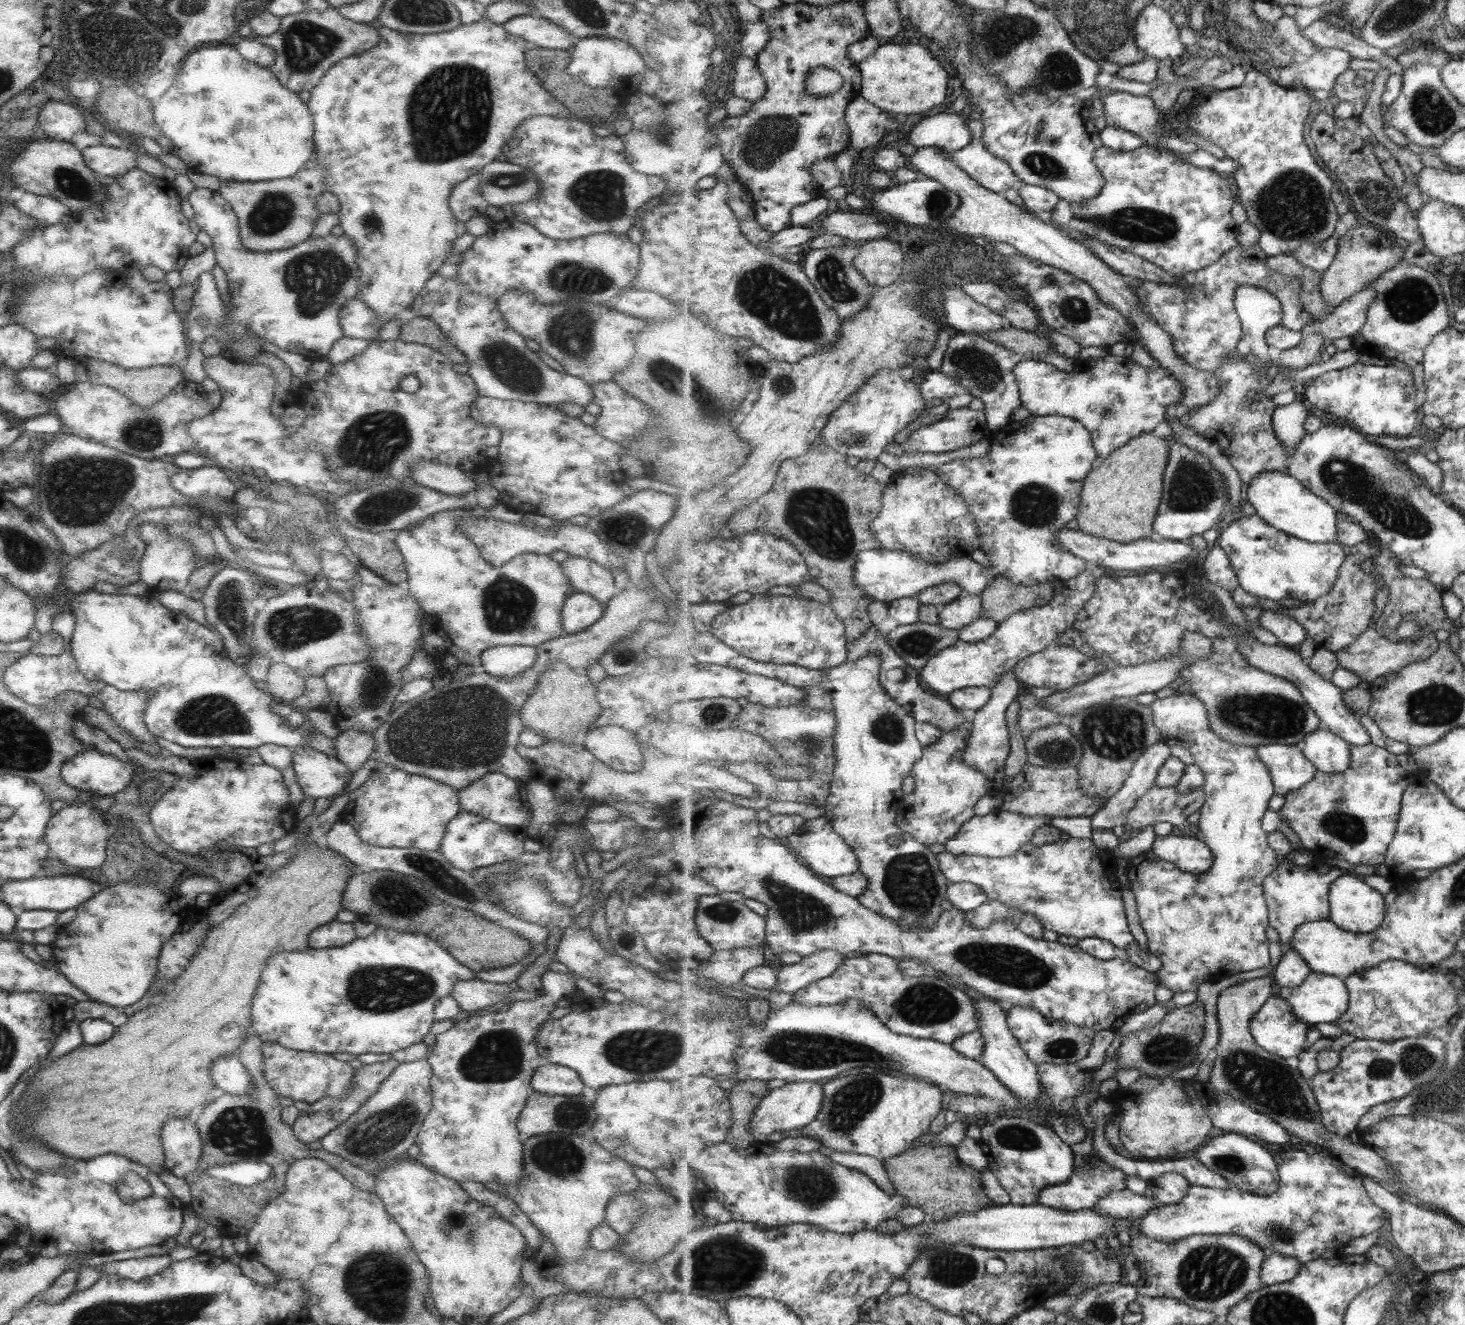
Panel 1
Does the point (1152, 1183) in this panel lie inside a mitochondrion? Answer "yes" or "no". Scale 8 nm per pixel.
no

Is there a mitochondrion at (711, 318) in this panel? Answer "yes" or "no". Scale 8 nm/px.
no

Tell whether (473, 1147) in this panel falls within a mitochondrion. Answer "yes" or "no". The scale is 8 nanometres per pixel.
no

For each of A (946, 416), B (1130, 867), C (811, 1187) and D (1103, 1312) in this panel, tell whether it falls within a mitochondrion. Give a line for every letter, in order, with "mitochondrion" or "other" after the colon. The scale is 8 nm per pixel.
A: other
B: other
C: mitochondrion
D: mitochondrion

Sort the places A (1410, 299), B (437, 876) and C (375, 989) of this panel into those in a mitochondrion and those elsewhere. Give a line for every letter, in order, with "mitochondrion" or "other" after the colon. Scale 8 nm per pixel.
A: mitochondrion
B: mitochondrion
C: mitochondrion

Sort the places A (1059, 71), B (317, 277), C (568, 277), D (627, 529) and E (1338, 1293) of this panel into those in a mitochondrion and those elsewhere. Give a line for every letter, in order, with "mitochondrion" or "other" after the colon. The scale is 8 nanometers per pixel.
A: mitochondrion
B: mitochondrion
C: mitochondrion
D: mitochondrion
E: other

